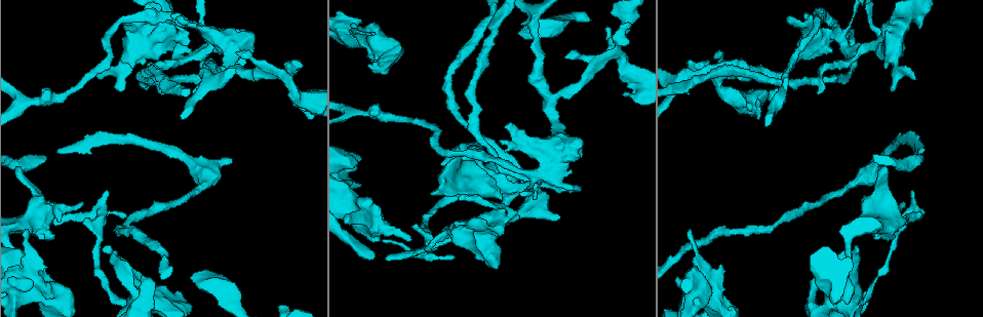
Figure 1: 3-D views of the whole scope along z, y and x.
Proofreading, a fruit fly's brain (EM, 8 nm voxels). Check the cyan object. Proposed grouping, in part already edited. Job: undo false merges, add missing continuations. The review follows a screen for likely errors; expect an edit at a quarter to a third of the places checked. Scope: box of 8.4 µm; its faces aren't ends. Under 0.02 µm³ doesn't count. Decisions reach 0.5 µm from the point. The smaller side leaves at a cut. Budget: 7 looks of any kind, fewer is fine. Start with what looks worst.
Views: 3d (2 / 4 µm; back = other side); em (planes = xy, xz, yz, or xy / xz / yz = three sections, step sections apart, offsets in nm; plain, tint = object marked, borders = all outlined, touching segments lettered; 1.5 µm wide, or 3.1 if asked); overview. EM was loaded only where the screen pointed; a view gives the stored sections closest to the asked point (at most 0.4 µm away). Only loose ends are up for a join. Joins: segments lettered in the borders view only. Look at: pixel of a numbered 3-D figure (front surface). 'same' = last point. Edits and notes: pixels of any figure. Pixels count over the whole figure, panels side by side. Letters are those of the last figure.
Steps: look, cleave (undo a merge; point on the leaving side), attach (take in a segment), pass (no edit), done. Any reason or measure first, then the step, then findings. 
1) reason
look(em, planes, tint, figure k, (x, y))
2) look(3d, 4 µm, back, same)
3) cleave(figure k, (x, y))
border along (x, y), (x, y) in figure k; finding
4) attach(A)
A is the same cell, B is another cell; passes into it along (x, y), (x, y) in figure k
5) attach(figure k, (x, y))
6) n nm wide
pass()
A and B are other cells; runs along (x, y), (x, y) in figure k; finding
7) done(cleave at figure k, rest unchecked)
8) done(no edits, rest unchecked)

branch stops here
look(3d, 4 µm, figure 1, (557, 217))

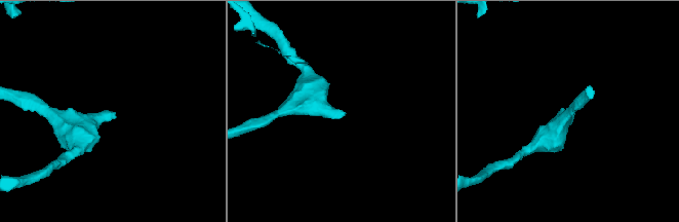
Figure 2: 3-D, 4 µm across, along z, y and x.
look(em, planes, tint, figure 2, (114, 112))

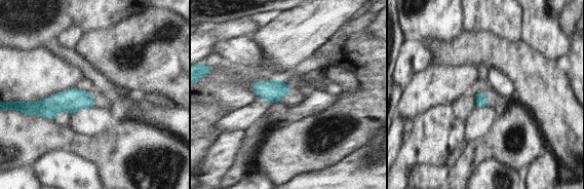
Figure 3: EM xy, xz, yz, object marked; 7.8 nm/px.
see the neighbours
look(em, planes, borders, same)

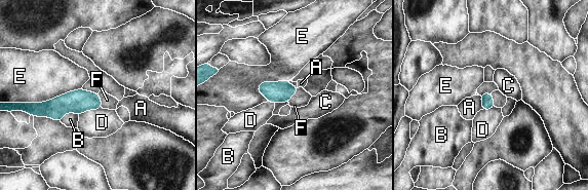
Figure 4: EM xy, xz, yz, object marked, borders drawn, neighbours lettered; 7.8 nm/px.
attach(F)
F is the same cell, A, B, C, D and E are other cells; passes into it along (77, 102), (100, 101), (108, 102) in figure 4; it goes on there

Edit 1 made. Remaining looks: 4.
look(em, planes, borders, figure 1, (427, 250))

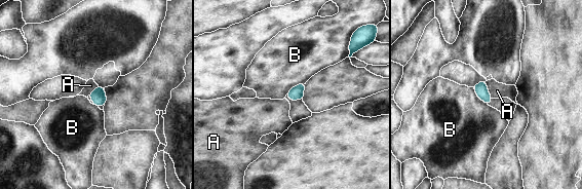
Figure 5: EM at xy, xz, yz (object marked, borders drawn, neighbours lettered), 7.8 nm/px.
B touches over 180 nm
pass()
A and B are other cells; border along (484, 81), (489, 95), (492, 98) in figure 5; no lettered segment goes on from it

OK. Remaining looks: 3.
calibre changes
look(em, xy, step 4, tint, figure 1, (629, 75))

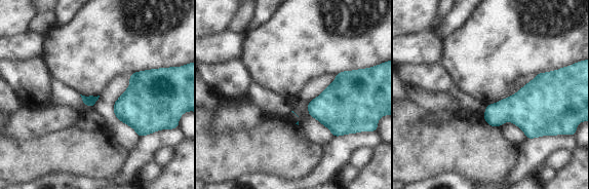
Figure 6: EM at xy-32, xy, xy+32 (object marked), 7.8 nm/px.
another direction
look(em, planes, borders, same)

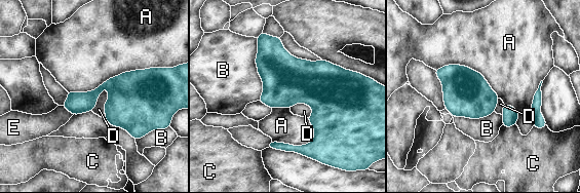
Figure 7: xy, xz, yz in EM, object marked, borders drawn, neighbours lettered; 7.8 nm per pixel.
pass()
A, B, C, D and E are other cells; border along (153, 67), (67, 91) in figure 7; all the same neuron

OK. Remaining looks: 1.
done(attach at figure 4, rest unchecked)

